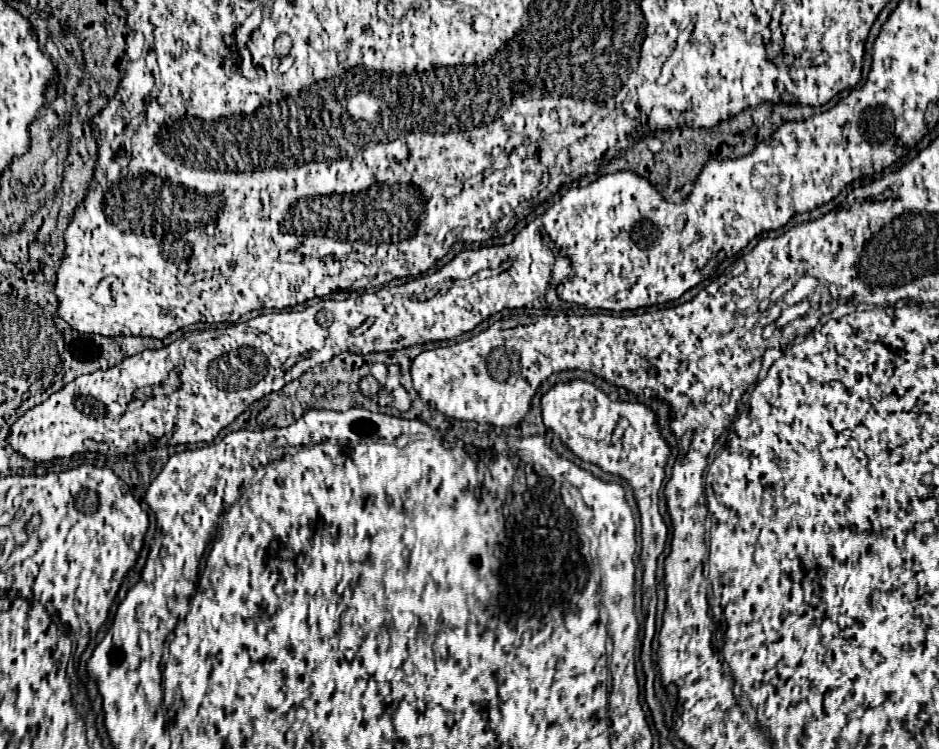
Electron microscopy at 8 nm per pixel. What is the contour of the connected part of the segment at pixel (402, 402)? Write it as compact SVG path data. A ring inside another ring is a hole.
M397 386L391 394L393 394L393 406L395 406L399 412L409 410L409 406L411 406L411 398L409 398L409 394L407 394L407 390L405 390L403 386Z

